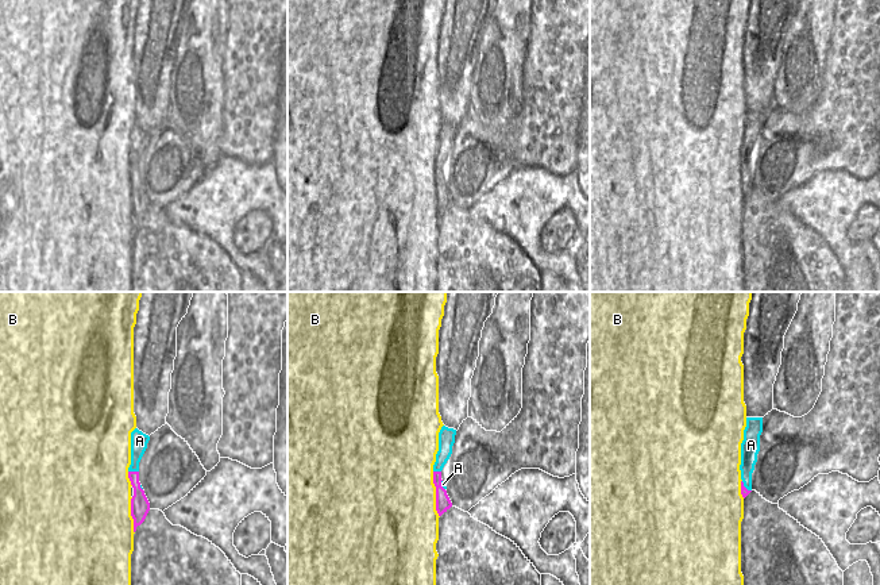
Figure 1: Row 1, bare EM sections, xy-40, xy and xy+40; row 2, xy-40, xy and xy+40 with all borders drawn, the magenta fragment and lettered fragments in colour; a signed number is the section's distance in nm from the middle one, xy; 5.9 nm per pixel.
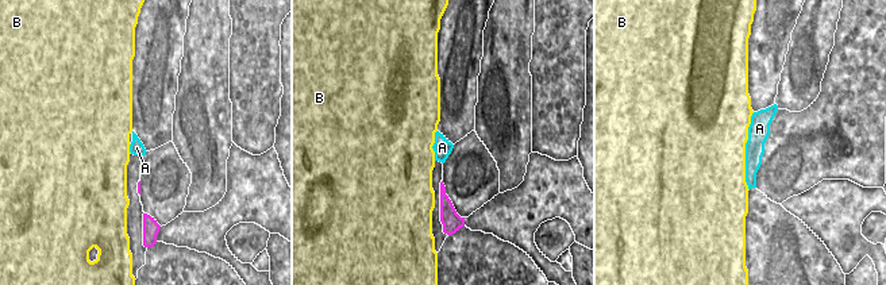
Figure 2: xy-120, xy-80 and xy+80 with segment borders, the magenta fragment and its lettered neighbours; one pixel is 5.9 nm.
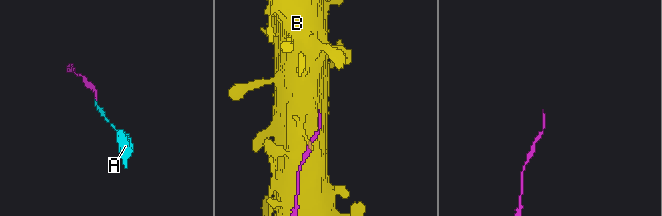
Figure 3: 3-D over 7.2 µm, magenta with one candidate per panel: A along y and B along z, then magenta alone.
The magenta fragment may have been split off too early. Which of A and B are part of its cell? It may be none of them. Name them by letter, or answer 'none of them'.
A

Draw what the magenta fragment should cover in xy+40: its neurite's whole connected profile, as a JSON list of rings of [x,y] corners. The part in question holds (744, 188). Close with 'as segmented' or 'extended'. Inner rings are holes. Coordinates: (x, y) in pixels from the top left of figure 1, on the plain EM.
[[[746,115],[744,138],[741,141],[741,192],[745,196],[752,189],[752,170],[760,149],[760,132],[763,130],[763,115]]] | extended

